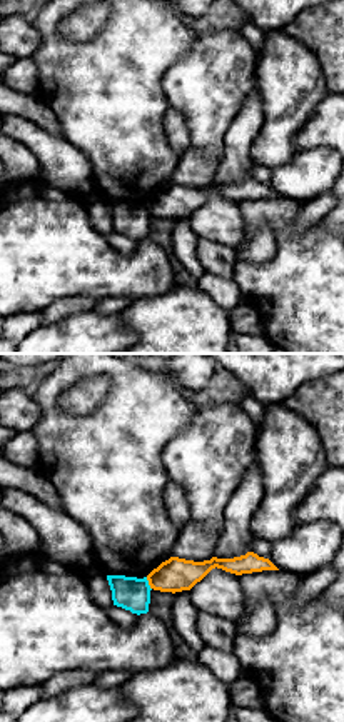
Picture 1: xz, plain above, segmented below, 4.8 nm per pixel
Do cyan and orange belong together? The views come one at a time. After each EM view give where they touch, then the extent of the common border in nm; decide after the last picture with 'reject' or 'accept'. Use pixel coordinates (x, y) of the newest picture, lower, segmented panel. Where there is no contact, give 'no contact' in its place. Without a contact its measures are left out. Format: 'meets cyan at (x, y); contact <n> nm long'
meets cyan at (147, 584); contact 70 nm long

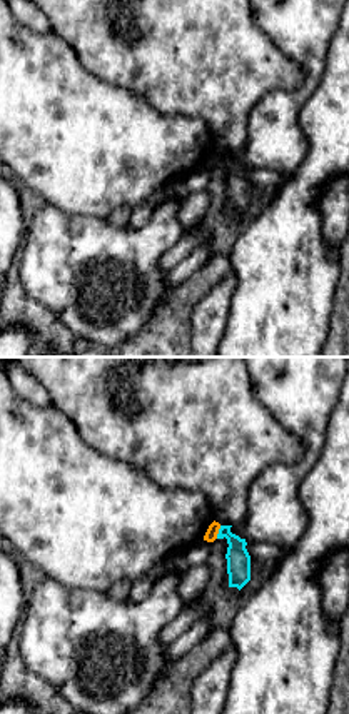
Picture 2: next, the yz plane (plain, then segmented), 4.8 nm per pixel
meets cyan at (219, 532); contact 70 nm long

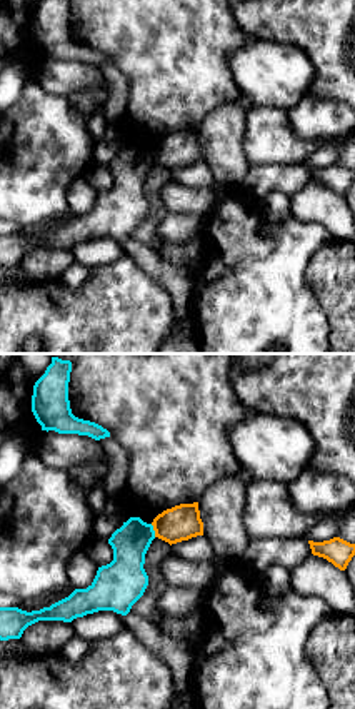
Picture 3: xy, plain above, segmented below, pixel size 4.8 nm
meets cyan at (154, 531); contact 70 nm long

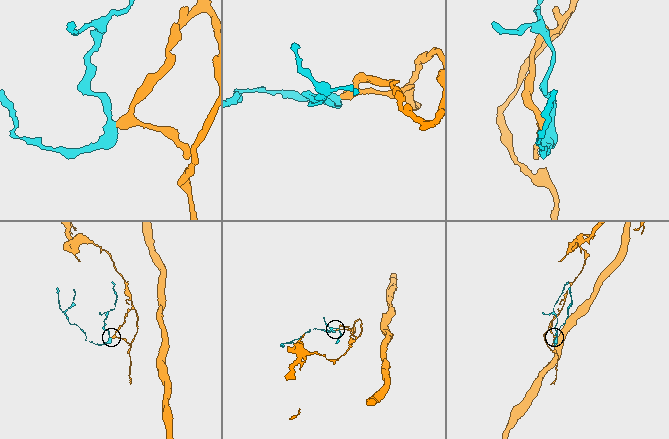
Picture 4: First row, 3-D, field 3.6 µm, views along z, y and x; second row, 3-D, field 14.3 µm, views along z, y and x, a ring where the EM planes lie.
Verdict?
reject

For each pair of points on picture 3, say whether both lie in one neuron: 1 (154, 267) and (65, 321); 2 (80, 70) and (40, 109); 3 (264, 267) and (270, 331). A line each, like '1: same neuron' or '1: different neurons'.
1: different neurons
2: different neurons
3: same neuron

